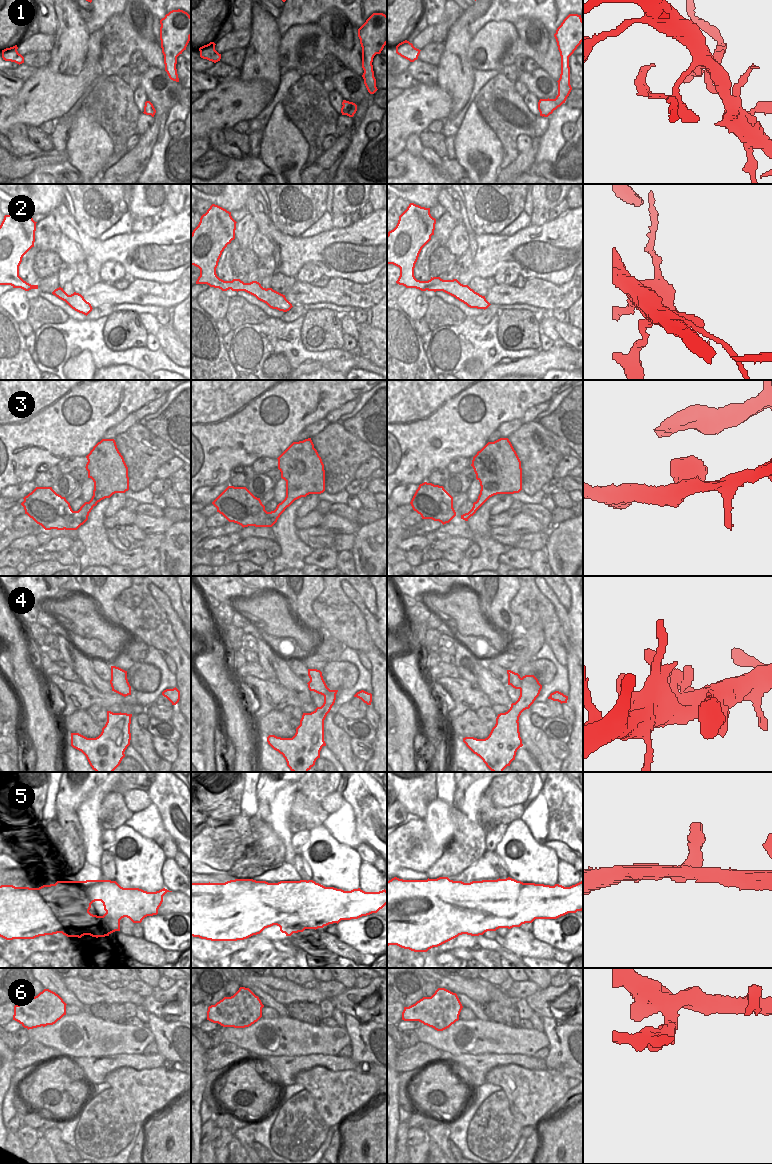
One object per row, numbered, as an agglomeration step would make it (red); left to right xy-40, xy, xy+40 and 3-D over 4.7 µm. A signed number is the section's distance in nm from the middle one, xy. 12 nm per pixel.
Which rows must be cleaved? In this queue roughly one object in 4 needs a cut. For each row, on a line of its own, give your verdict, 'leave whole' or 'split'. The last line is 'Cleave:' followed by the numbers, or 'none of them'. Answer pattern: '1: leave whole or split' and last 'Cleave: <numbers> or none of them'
1: split
2: split
3: leave whole
4: leave whole
5: leave whole
6: split
Cleave: 1, 2, 6

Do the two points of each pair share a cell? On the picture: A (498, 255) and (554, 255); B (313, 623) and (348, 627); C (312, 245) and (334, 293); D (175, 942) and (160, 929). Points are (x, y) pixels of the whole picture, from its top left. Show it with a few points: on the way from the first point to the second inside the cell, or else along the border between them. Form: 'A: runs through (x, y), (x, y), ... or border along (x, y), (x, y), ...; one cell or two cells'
A: runs through (512, 251), (540, 252); one cell
B: border along (312, 602), (312, 611), (327, 634); two cells
C: border along (330, 278), (346, 278), (353, 282); two cells
D: runs through (171, 938), (164, 931); one cell

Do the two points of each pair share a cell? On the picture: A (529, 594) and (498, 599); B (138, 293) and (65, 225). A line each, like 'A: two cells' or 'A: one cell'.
A: two cells
B: two cells

